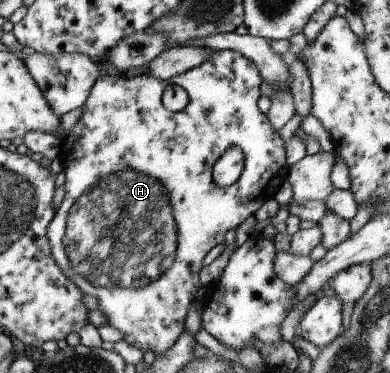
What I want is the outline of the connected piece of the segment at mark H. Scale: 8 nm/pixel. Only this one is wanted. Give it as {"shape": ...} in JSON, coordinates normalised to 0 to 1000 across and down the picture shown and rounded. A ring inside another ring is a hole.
{"shape":[[[577,131],[551,137],[551,145],[541,145],[541,155],[531,155],[521,172],[510,172],[510,177],[469,198],[438,206],[433,214],[403,214],[372,188],[331,209],[315,206],[315,198],[308,196],[297,198],[267,188],[259,198],[254,196],[238,231],[233,231],[233,241],[228,241],[228,257],[208,287],[208,314],[182,343],[182,351],[156,373],[151,424],[162,445],[162,472],[167,472],[167,517],[118,617],[121,643],[131,665],[131,692],[141,697],[141,708],[167,737],[167,745],[182,751],[210,786],[244,794],[246,826],[269,847],[269,863],[295,885],[305,885],[315,895],[315,912],[331,928],[346,928],[362,944],[382,938],[397,952],[413,949],[459,906],[469,890],[469,863],[474,863],[479,828],[495,815],[495,794],[500,794],[505,772],[515,769],[510,724],[518,718],[521,686],[546,660],[572,651],[577,622],[608,611],[638,579],[651,579],[679,536],[700,531],[708,504],[715,504],[715,493],[733,480],[738,448],[726,375],[710,351],[695,343],[682,306],[664,300],[664,290],[659,290],[659,268],[674,249],[667,231],[669,220],[664,188],[654,182],[654,172],[644,161],[633,161],[610,139]],[[428,225],[462,231],[479,249],[485,273],[467,298],[433,300],[423,295],[413,273],[413,255]],[[592,391],[608,391],[623,408],[623,424],[628,424],[623,456],[597,493],[562,501],[546,488],[541,450],[556,424]]]}

